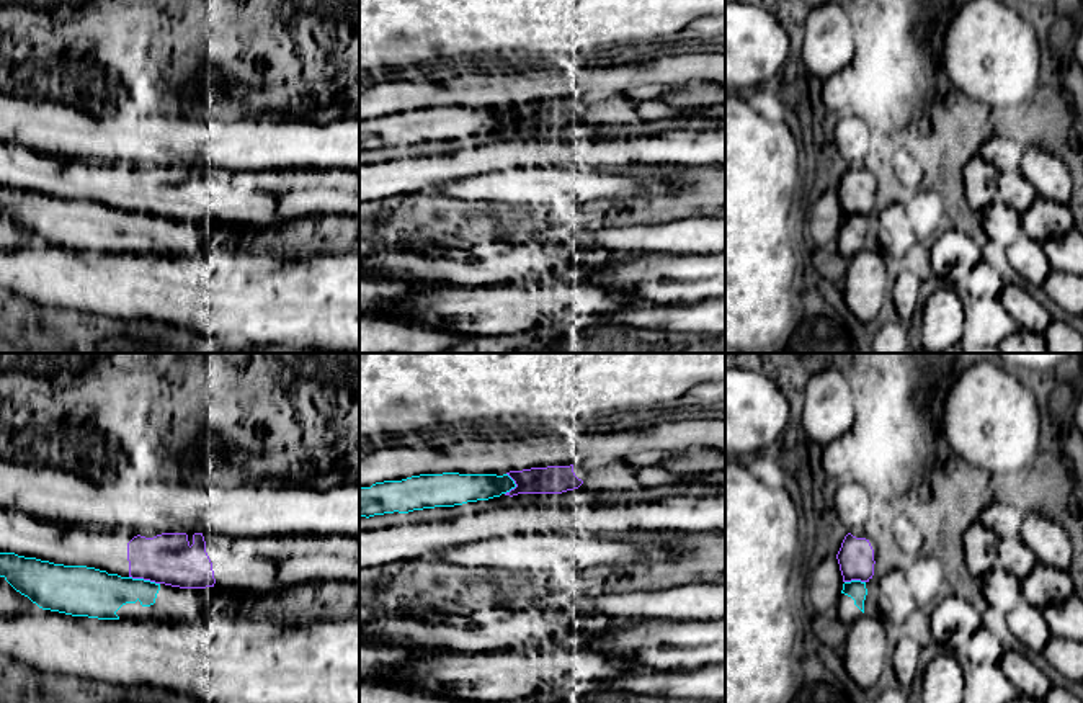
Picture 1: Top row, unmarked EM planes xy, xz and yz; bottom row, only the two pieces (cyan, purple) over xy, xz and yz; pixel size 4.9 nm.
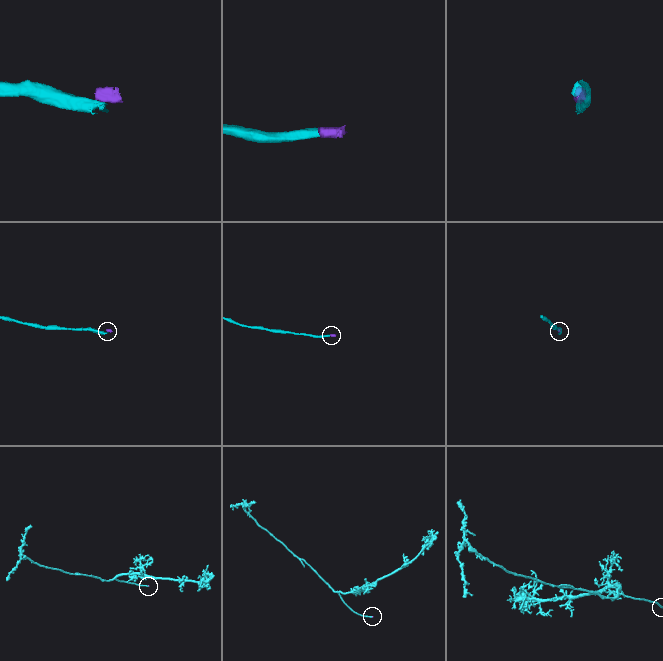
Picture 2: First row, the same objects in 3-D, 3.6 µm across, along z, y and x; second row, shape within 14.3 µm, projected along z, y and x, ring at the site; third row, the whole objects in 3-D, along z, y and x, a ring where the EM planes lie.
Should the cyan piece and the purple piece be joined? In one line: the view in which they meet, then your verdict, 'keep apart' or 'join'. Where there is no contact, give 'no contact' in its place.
contact in xy; keep apart

